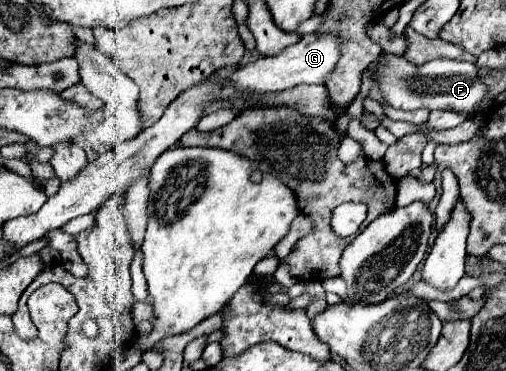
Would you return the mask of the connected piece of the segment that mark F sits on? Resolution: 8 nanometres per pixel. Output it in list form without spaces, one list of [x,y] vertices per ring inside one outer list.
[[[384,55],[378,61],[378,87],[388,101],[388,105],[396,109],[444,109],[444,111],[458,111],[466,115],[474,115],[478,109],[488,111],[490,107],[482,107],[488,89],[486,83],[478,75],[478,67],[468,61],[452,61],[452,59],[434,59],[422,67],[412,65],[404,57]]]

